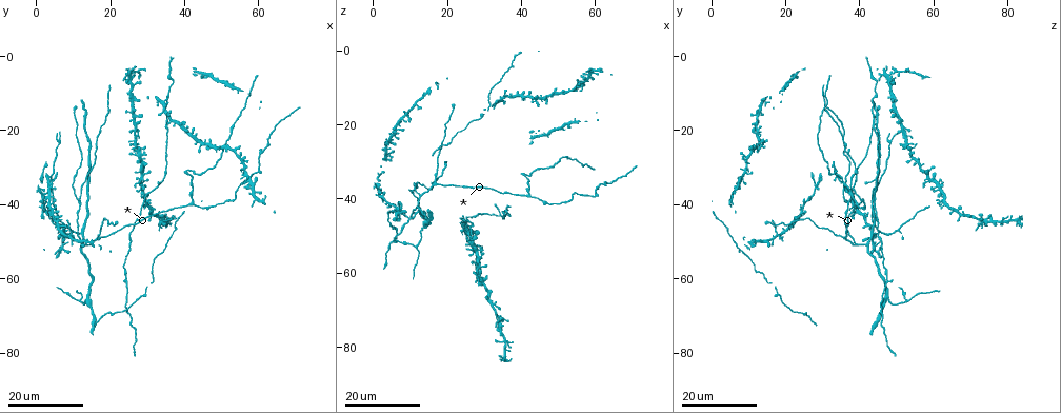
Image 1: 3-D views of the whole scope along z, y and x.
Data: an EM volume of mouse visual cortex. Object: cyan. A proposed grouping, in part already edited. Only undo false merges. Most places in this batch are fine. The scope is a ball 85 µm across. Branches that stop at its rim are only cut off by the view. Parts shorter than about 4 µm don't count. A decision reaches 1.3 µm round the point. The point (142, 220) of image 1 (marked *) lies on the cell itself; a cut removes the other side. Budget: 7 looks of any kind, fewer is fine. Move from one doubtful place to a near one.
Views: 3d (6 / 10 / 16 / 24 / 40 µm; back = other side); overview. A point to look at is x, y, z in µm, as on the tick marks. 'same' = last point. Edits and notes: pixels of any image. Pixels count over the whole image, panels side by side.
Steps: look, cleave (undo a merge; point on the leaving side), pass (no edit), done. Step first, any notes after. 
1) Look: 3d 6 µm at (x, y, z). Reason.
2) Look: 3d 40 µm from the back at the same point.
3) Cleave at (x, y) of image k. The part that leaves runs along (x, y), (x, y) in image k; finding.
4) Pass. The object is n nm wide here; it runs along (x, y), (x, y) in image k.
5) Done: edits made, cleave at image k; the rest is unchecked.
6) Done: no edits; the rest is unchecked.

Look: 3d 24 µm at (17.0, 49.5, 35.5). Arms part here.

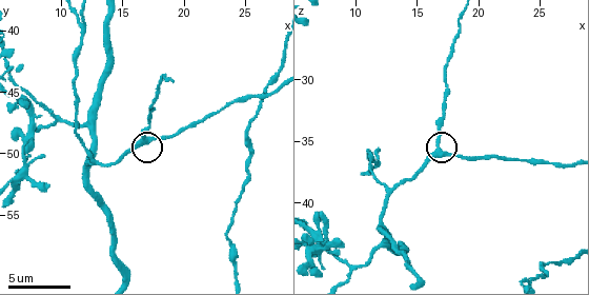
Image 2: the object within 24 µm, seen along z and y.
Look: 3d 10 µm at (16.8, 49.0, 35.6). Closer look.

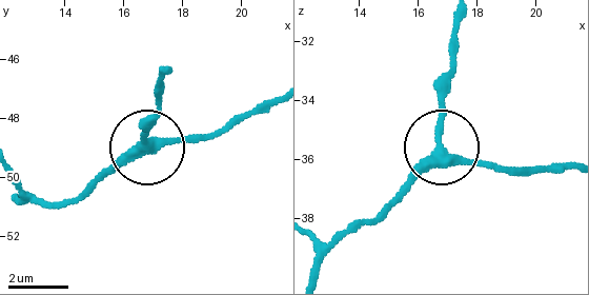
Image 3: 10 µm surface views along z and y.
Pass. It runs along (568, 170), (493, 170), (448, 154), (441, 139), (441, 74) in image 3; all the same cell.

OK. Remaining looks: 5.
Look: 3d 10 µm at (11.6, 39.4, 36.8). Three-way junction.

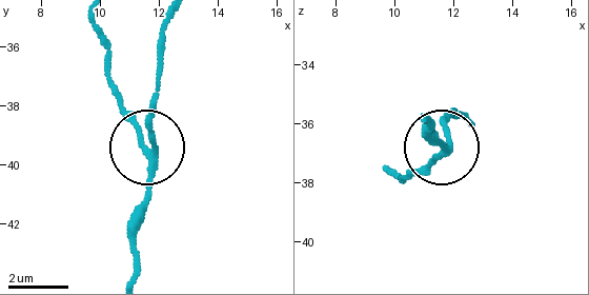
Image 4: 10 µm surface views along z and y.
Look: 3d 10 µm from the back at (11.8, 39.6, 37.0).

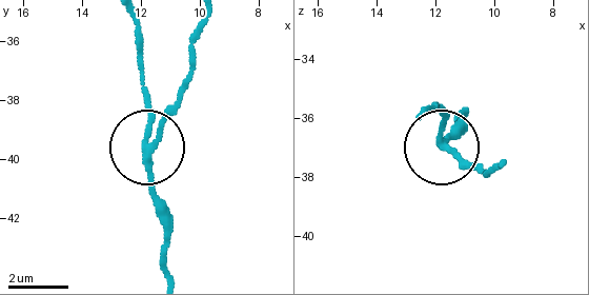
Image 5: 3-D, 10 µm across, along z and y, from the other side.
Pass. 3 arms meet here; all the same cell.

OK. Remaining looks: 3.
Look: 3d 16 µm at (42.5, 39.5, 39.5).

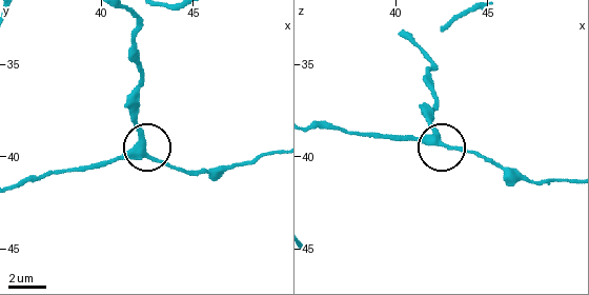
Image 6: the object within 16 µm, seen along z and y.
Look: 3d 10 µm at (42.2, 39.8, 39.1).

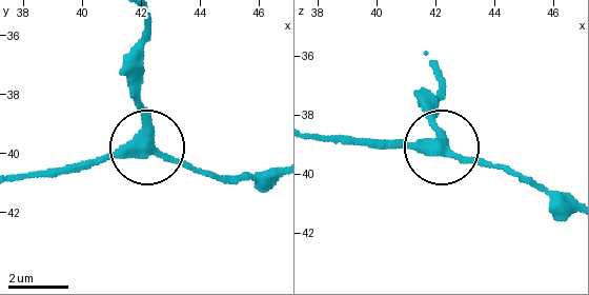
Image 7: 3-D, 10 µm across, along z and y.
Pass. The object is 350 nm wide here; it runs along (318, 136), (424, 141), (519, 172) in image 7; all the same cell.

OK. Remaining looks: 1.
Done: no edits; the rest is unchecked.

